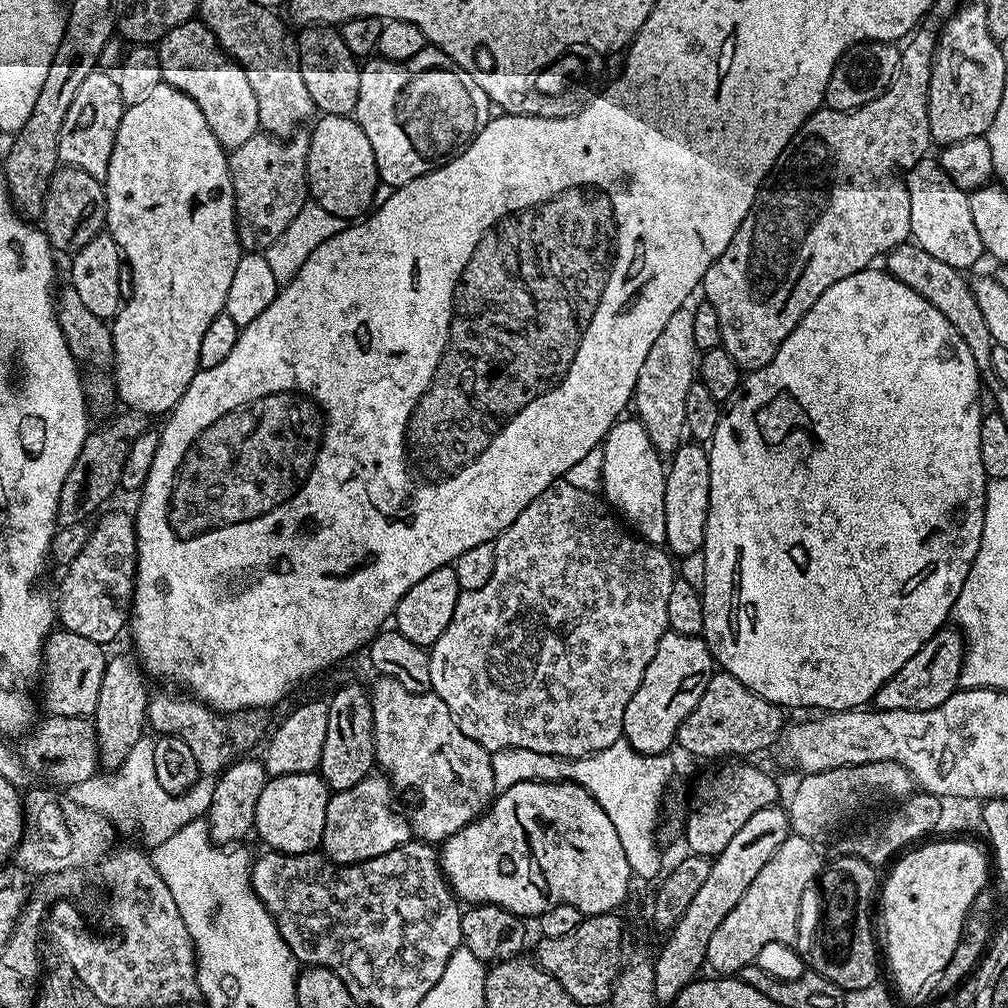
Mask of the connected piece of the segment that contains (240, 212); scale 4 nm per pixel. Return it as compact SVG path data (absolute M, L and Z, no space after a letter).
M261 130L227 153L234 190L236 233L244 252L267 252L278 234L294 222L298 210L309 203L308 137L309 133L304 130L297 130L287 138L270 136Z

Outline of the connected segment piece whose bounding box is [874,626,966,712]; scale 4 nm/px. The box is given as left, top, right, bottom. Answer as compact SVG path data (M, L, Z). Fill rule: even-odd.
M945 626L935 632L918 654L894 674L876 692L874 704L881 712L889 712L891 708L898 710L934 710L934 706L942 706L946 698L950 698L958 690L960 671L964 665L964 649L966 641L955 627Z

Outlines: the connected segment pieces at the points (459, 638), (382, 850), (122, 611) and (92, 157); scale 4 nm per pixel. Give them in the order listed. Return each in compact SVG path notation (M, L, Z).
M563 482L551 484L542 494L538 494L538 498L534 498L534 502L530 502L530 506L526 506L526 510L522 510L522 514L513 516L512 523L507 525L504 531L496 537L494 545L496 553L494 554L493 577L480 590L461 592L458 602L454 606L454 618L450 618L450 626L446 626L446 630L442 630L442 634L432 643L428 652L431 691L435 692L436 696L446 704L446 710L450 710L454 722L458 722L458 730L462 730L462 734L466 734L466 738L472 738L474 742L482 745L487 752L494 753L507 748L521 748L522 750L538 750L538 754L550 754L551 756L563 756L569 760L579 760L582 756L592 756L595 752L606 750L606 746L610 746L614 741L623 737L626 706L630 706L630 698L634 698L634 690L638 690L638 686L642 682L642 674L646 670L646 666L650 666L650 658L654 658L654 650L658 650L658 642L662 638L662 634L669 631L666 602L670 599L670 586L674 579L673 557L663 547L647 544L646 541L629 531L614 515L613 509L597 493L578 490L578 486L570 486Z
M380 774L365 776L357 784L350 786L350 790L332 792L326 806L326 826L322 830L322 838L320 839L320 848L323 855L327 856L333 864L357 864L363 860L378 858L382 854L390 854L390 850L394 850L398 845L409 843L410 825L407 819L400 817L399 820L392 813L394 800L389 792L390 785L387 779Z
M107 512L92 524L92 536L86 546L82 546L80 553L63 569L60 597L57 595L54 600L58 624L63 631L82 634L82 638L105 646L118 639L120 631L123 628L125 631L129 623L138 554L135 519L129 513L127 516L124 512Z
M97 70L86 74L82 86L66 110L66 122L62 122L62 134L58 138L60 164L84 170L90 178L103 182L110 166L110 154L114 154L114 138L118 138L118 126L126 105L122 102L122 90L110 71Z

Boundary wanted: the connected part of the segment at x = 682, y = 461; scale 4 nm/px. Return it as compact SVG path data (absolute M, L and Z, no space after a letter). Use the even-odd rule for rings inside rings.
M685 442L671 453L666 468L666 538L664 544L673 557L683 558L704 547L706 518L710 506L710 462L699 443Z

